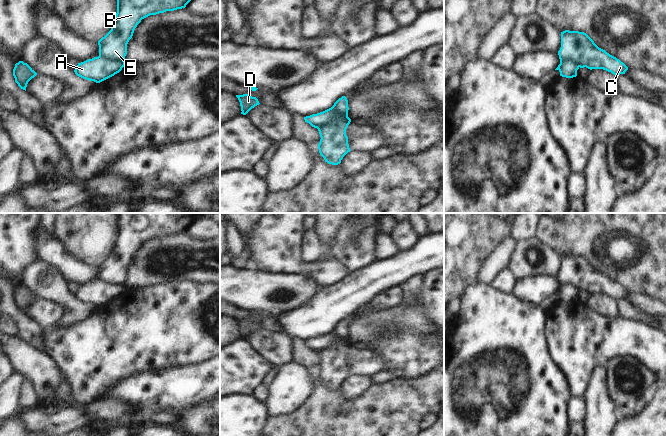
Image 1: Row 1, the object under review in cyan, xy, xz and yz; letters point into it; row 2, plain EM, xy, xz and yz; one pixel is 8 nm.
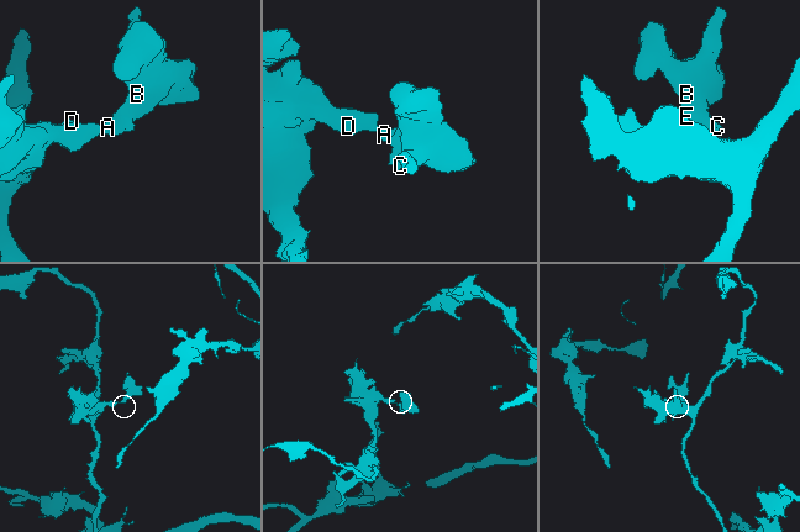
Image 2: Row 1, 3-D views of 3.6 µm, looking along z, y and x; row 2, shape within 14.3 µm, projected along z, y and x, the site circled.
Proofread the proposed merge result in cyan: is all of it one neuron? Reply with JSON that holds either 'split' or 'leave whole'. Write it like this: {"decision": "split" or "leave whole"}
{"decision": "split"}

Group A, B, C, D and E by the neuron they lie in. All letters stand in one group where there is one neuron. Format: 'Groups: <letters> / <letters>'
Groups: A D / B C E.

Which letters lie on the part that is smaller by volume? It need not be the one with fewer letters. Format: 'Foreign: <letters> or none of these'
Foreign: B, C, E

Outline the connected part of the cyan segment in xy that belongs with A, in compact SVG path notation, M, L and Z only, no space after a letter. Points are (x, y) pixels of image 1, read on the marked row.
M101 56L78 63L74 72L77 76L100 83L119 73L125 61L110 61Z

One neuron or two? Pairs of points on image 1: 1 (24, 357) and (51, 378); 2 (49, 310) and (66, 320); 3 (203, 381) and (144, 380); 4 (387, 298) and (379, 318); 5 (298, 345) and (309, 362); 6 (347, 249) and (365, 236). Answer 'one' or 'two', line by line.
1: one
2: two
3: one
4: two
5: one
6: one

